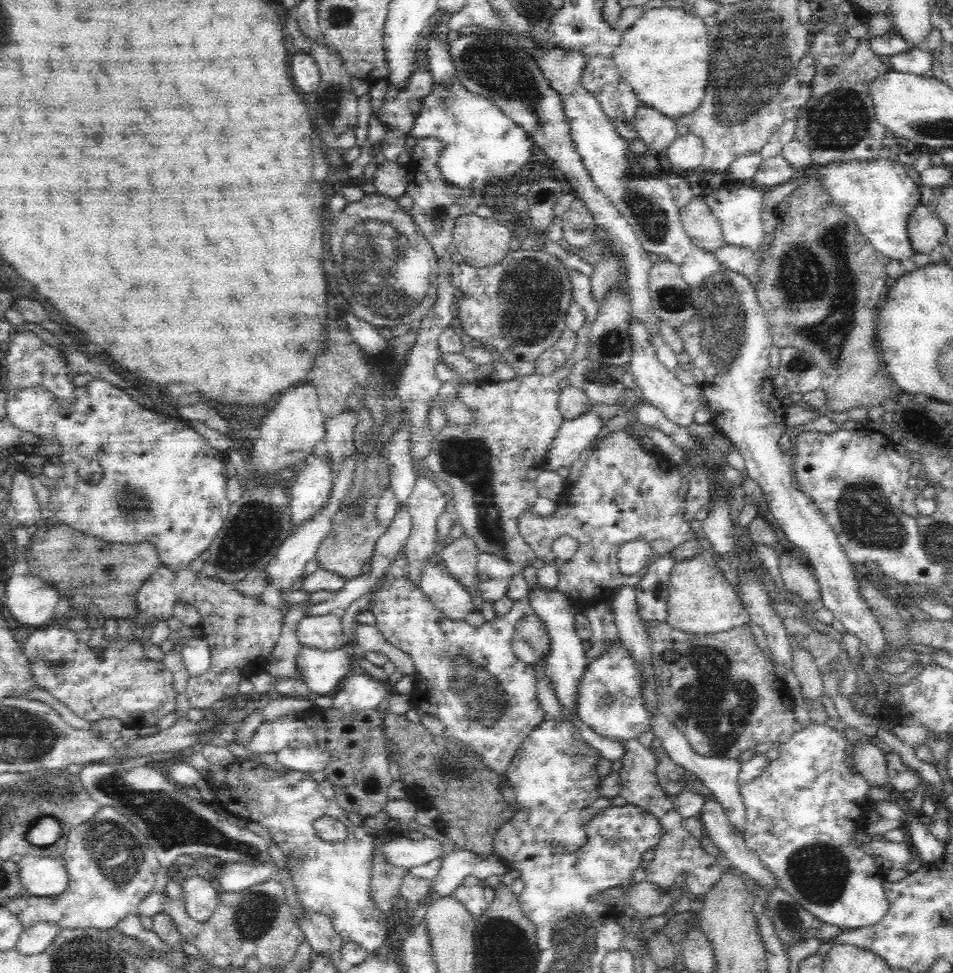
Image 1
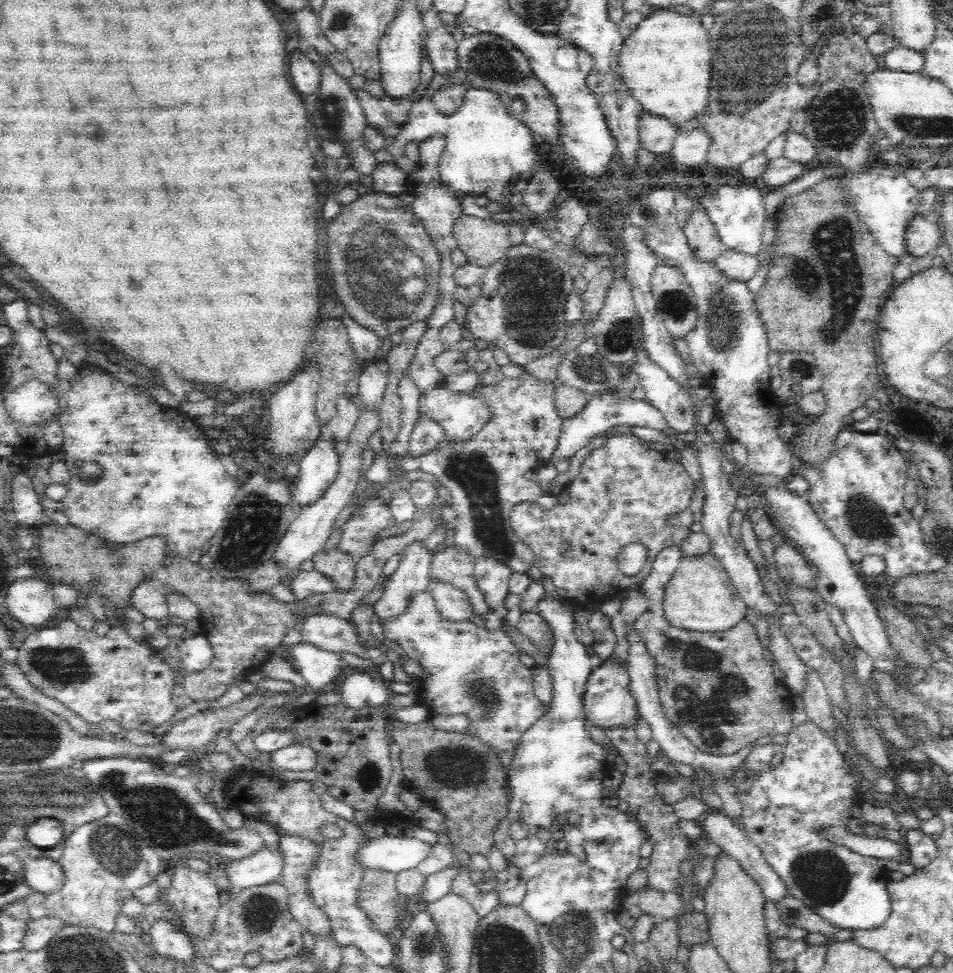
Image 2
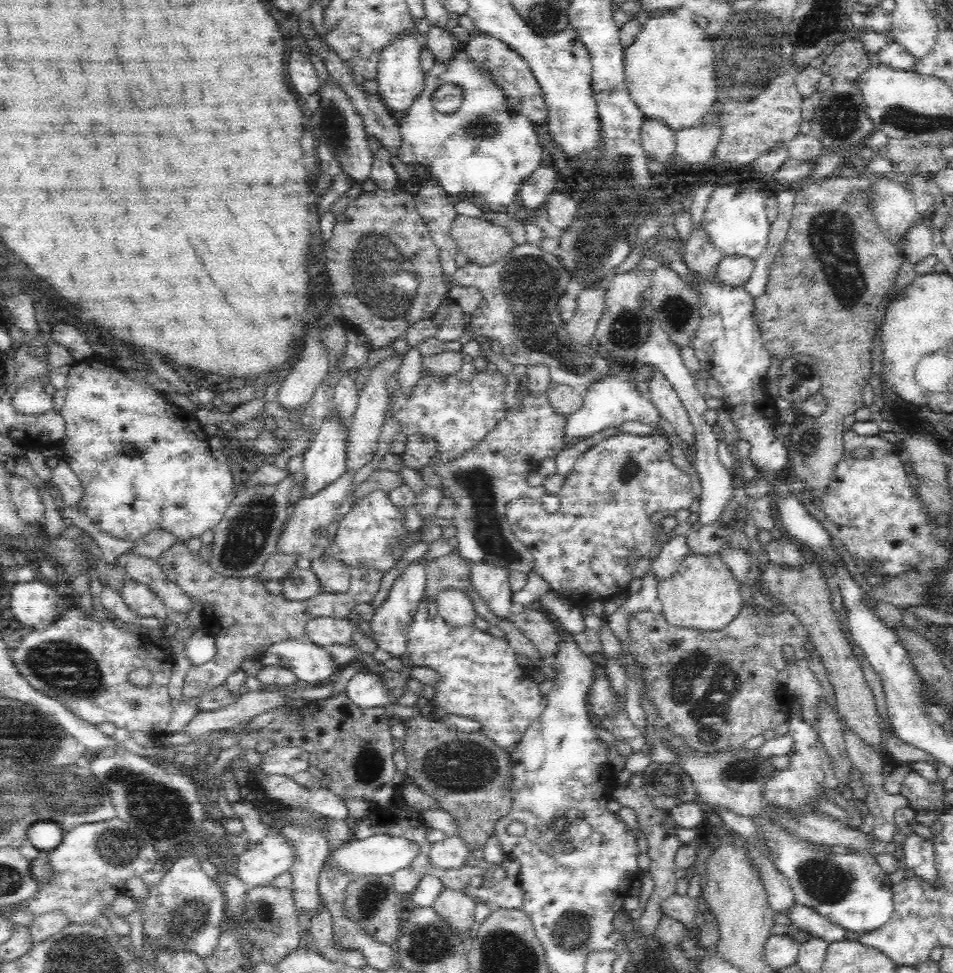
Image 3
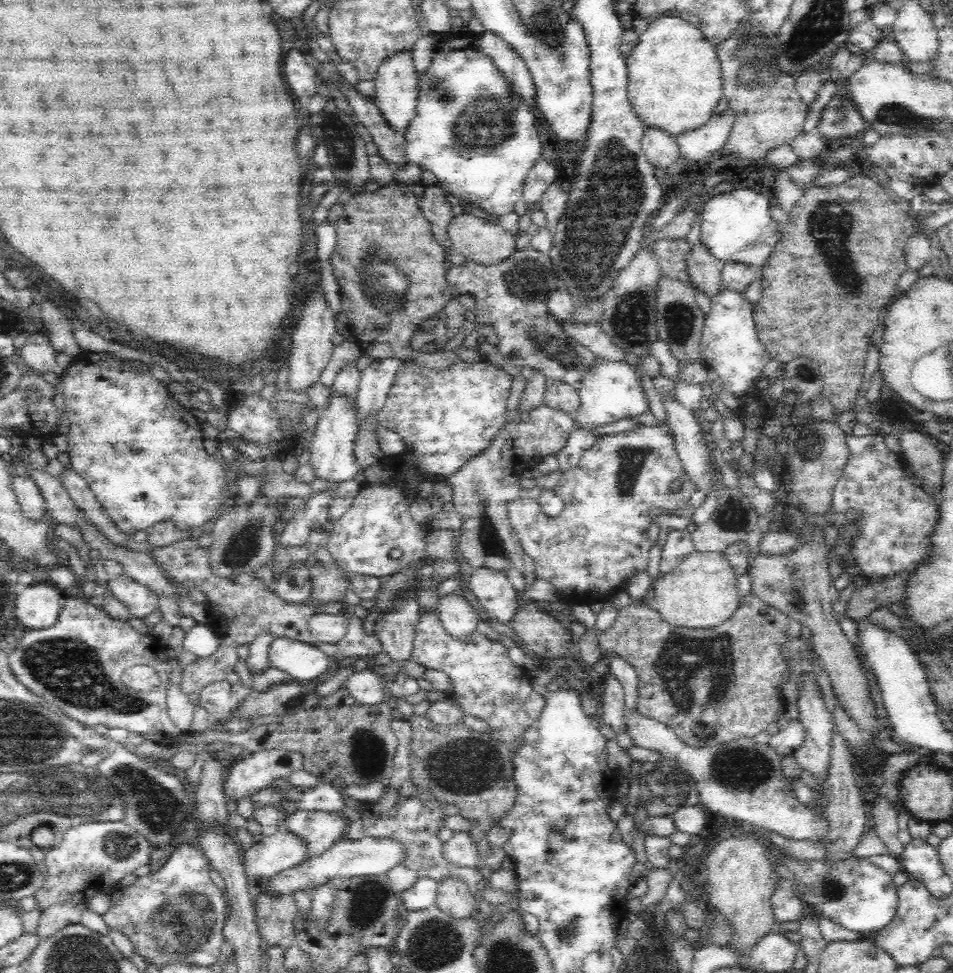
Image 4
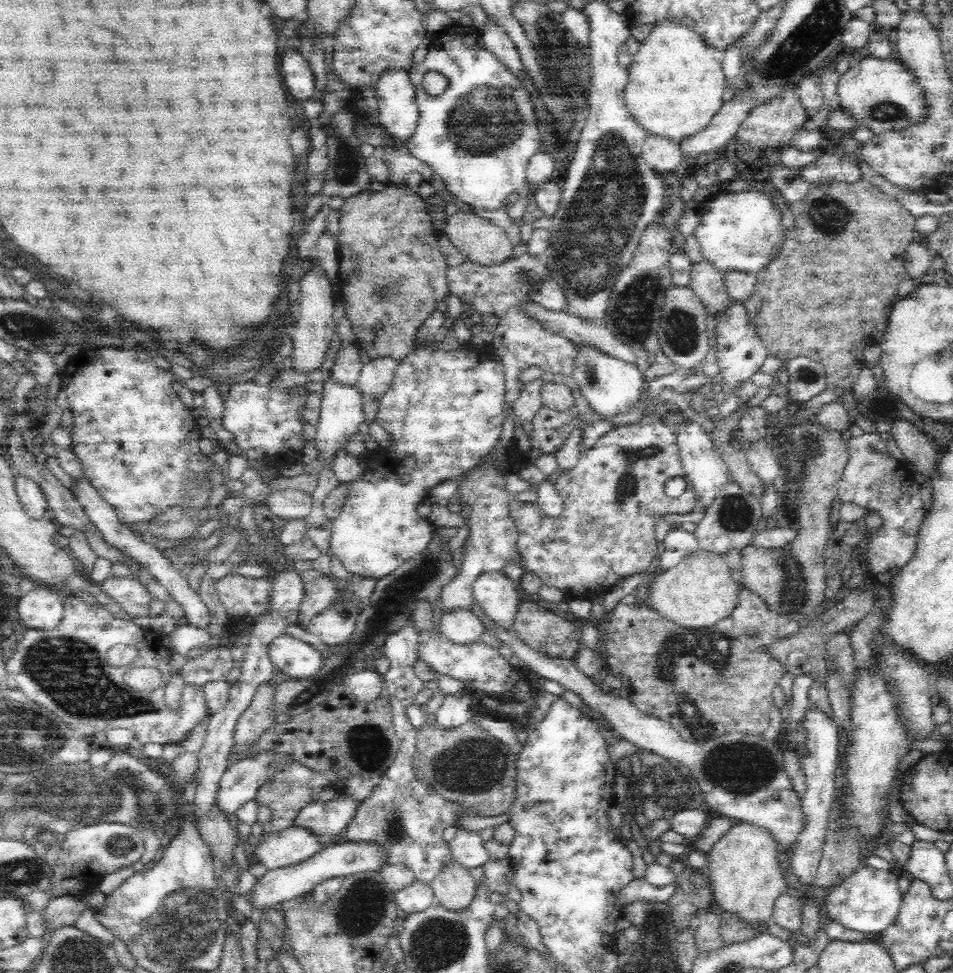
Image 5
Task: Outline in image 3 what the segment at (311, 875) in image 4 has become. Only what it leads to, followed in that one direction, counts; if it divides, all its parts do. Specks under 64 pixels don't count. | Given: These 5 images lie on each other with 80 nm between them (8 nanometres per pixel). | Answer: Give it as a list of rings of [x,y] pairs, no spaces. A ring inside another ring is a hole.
[[[374,835],[368,839],[359,840],[344,846],[342,850],[334,853],[330,858],[330,865],[343,871],[348,871],[354,876],[362,875],[394,875],[400,870],[409,868],[414,864],[414,860],[420,856],[420,844],[403,837]]]

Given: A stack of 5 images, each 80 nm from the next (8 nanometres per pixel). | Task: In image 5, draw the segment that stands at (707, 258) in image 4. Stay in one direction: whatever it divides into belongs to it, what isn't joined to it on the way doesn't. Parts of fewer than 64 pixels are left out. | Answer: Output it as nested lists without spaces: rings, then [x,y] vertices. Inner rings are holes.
[[[703,256],[700,261],[692,261],[689,287],[716,317],[728,308],[729,294],[724,284],[724,272]]]

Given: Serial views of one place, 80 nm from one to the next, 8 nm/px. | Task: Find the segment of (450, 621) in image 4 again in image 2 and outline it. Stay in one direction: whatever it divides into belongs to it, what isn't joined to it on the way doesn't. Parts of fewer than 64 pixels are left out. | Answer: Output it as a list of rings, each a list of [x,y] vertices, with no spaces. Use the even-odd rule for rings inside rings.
[[[430,578],[426,592],[433,597],[439,613],[452,622],[469,621],[475,614],[466,593],[449,582]]]

